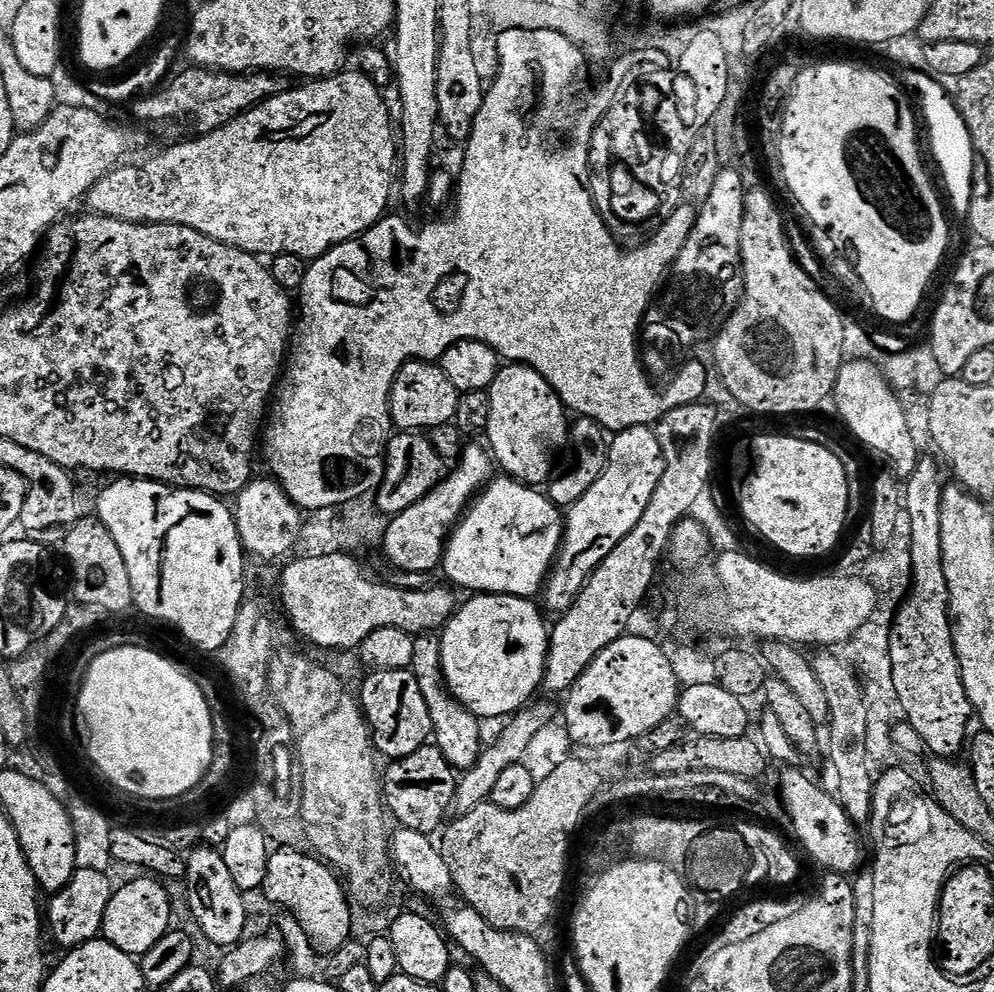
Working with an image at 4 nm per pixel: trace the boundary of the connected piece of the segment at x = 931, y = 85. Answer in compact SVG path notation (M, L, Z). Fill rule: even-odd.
M921 71L909 74L906 88L909 93L916 92L917 98L920 99L919 111L922 113L923 123L924 120L928 123L928 136L932 139L932 156L940 167L941 178L944 179L943 191L946 193L947 203L950 208L952 203L952 208L958 215L967 217L974 207L972 175L976 172L976 164L978 168L976 147L972 144L970 134L966 130L966 122L962 122L960 112L956 109L956 101L950 95L949 89L947 92L940 85L943 83L939 79L933 78L927 71Z

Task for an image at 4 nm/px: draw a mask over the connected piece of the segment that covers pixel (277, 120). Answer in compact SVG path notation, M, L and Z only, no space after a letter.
M341 70L335 76L325 76L315 82L308 82L305 88L289 87L288 91L271 96L255 107L234 118L224 128L212 133L197 135L185 144L176 144L141 164L125 162L112 172L107 172L86 197L91 211L98 216L109 216L115 220L125 220L131 224L181 224L198 230L218 242L231 248L241 248L257 258L273 258L278 255L298 255L304 261L311 262L318 256L324 256L334 246L352 240L368 231L384 219L389 211L388 199L392 196L392 171L398 168L398 140L394 135L394 116L388 113L385 93L376 87L374 81L359 70Z

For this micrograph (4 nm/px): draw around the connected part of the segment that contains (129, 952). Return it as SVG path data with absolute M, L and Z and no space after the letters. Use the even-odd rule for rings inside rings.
M140 878L132 880L115 889L110 898L110 906L106 906L103 939L118 946L127 956L141 958L166 935L173 927L171 912L171 895L165 885L156 878Z

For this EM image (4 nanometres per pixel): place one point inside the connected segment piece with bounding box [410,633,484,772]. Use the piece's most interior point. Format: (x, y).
(456, 731)

